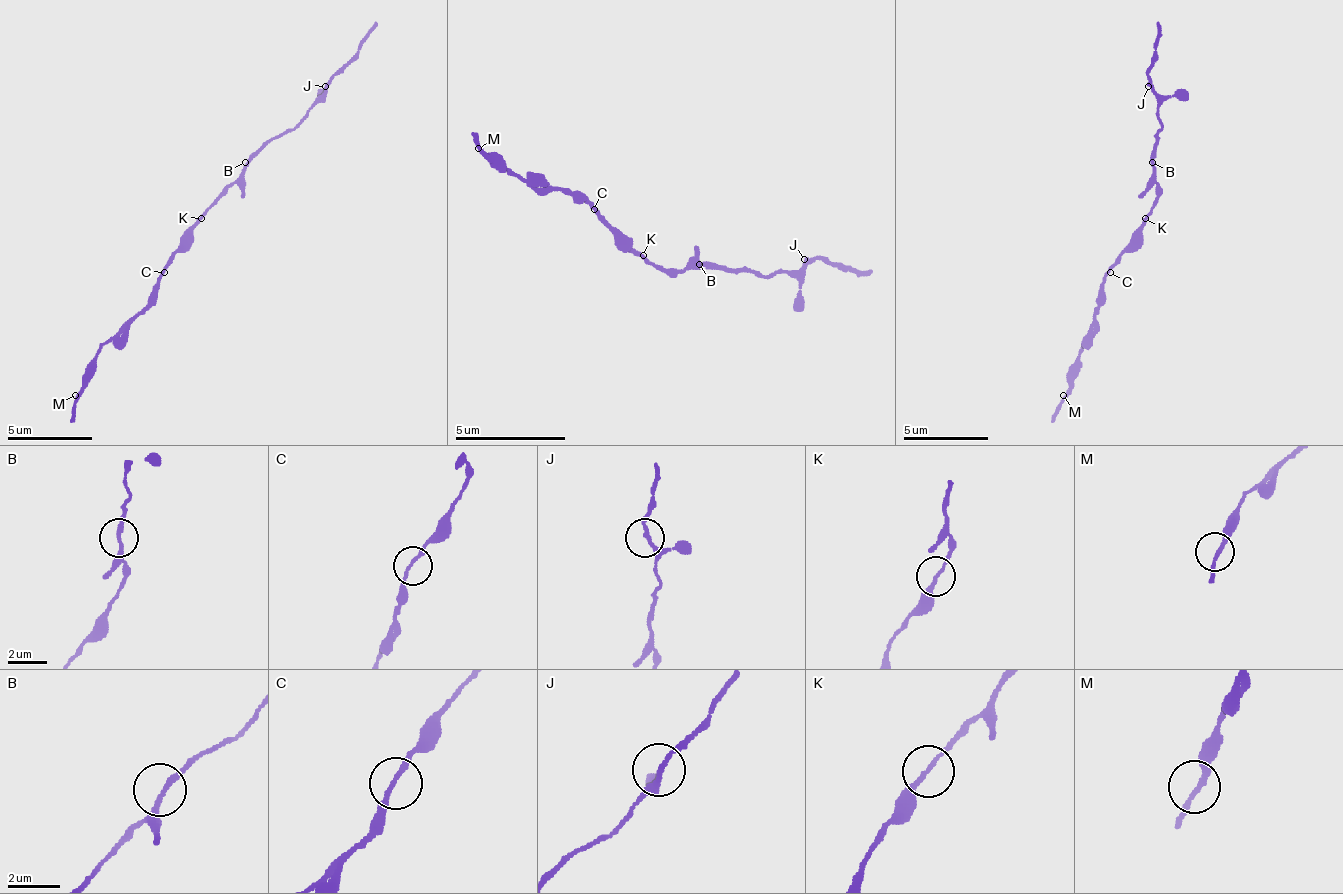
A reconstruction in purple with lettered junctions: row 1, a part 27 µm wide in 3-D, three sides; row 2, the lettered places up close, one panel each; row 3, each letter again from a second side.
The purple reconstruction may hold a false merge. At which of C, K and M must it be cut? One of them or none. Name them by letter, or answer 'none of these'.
K

